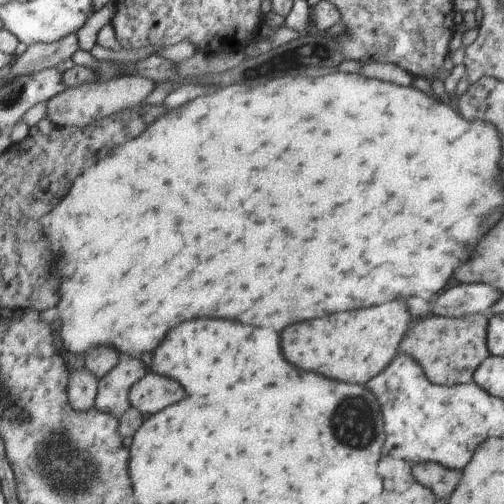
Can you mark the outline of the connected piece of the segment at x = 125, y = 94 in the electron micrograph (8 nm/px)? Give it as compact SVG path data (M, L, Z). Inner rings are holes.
M138 74L111 77L104 83L87 83L79 87L69 87L47 102L46 117L56 125L87 127L99 119L105 120L121 111L139 108L143 100L155 90L156 82Z

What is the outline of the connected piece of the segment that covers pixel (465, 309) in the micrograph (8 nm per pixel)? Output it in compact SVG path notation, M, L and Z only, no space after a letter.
M479 282L460 284L445 290L433 300L432 314L440 317L460 317L468 314L482 314L490 317L490 306L500 299L498 290Z

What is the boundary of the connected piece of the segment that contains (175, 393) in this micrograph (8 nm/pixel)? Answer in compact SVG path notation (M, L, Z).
M153 372L143 377L130 392L130 403L145 416L154 415L183 398L185 388L177 380Z

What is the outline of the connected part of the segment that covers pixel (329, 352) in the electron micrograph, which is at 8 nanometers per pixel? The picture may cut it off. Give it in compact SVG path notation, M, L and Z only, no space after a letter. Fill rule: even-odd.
M401 300L387 302L383 306L373 306L371 310L341 312L315 320L315 326L313 320L289 326L283 332L283 354L299 370L313 370L319 374L327 374L329 378L365 384L371 376L381 372L391 362L397 352L397 344L400 344L403 334L406 334L407 326L409 314ZM341 332L351 334L351 344L341 344Z

